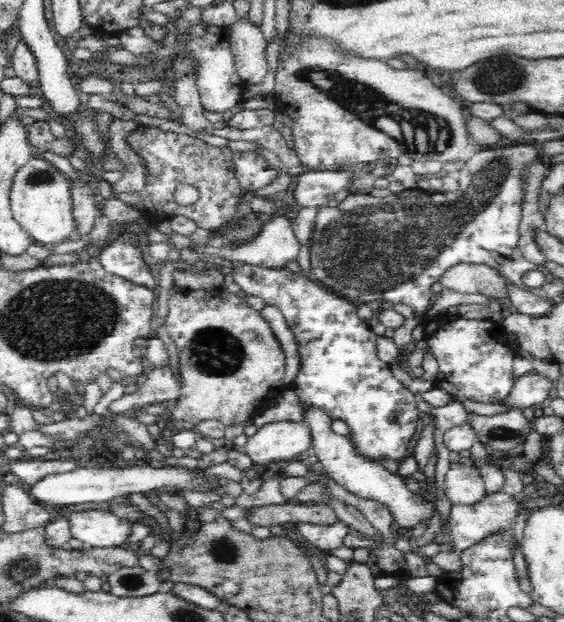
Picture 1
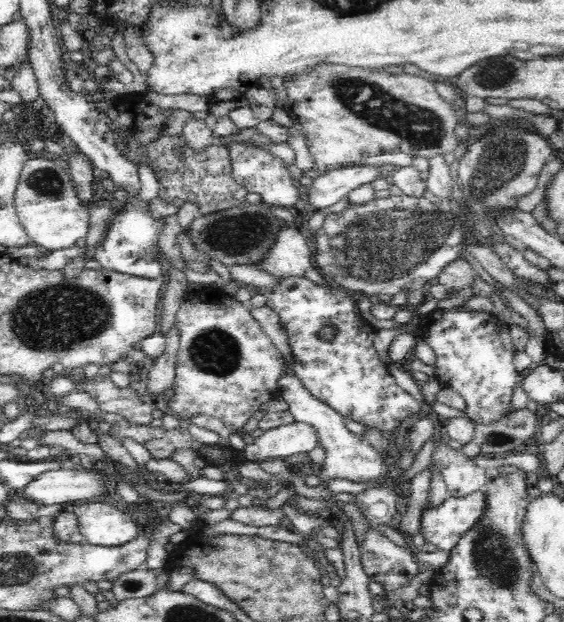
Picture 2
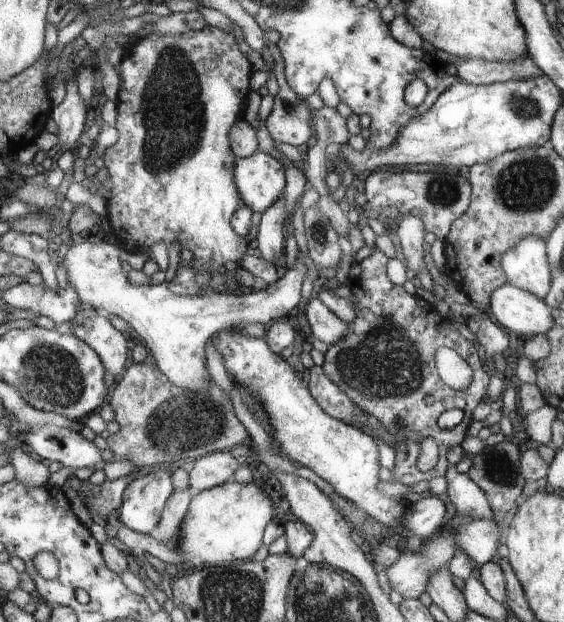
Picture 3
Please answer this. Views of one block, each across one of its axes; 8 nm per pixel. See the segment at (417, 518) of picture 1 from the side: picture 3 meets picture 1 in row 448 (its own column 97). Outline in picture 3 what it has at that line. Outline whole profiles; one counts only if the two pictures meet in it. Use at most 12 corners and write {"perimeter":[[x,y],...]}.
{"perimeter":[[92,309],[69,321],[72,335],[118,377],[128,342],[106,314]]}

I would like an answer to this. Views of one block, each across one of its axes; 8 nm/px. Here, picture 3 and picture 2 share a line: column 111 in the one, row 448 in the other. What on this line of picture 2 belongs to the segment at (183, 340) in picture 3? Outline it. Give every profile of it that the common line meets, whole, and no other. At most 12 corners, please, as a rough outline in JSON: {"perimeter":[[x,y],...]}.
{"perimeter":[[304,422],[264,431],[246,446],[254,463],[309,453],[318,446]]}

